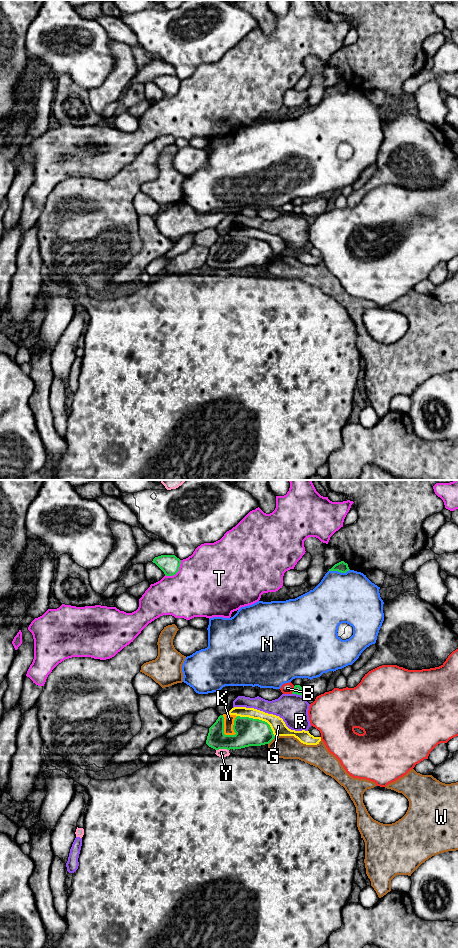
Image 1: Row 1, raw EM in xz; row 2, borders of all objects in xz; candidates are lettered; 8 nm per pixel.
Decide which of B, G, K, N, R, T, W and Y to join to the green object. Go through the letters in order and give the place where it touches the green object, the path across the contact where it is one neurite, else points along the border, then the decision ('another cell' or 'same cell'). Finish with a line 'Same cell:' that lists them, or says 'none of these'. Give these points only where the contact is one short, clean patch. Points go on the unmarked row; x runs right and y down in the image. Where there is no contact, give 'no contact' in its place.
B: xz (293, 210) | another cell
G: xz (258, 239) | along xz (237, 235), (264, 240), (275, 256) | another cell
K: xz (233, 249) | same cell
N: xz (339, 91) | another cell
R: xz (297, 214) | another cell
T: xz (176, 92) | another cell
W: xz (271, 260) | another cell
Y: xz (222, 268) | another cell
Same cell: K

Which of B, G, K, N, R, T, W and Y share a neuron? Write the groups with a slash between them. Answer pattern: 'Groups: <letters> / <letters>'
Groups: B / G / K / N / R / T / W / Y

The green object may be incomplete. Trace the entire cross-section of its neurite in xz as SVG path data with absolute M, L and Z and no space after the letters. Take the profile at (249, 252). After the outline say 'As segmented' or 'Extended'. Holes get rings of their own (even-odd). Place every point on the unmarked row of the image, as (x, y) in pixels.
M227 233L209 248L206 264L215 270L235 270L269 264L274 258L267 242Z. Extended

